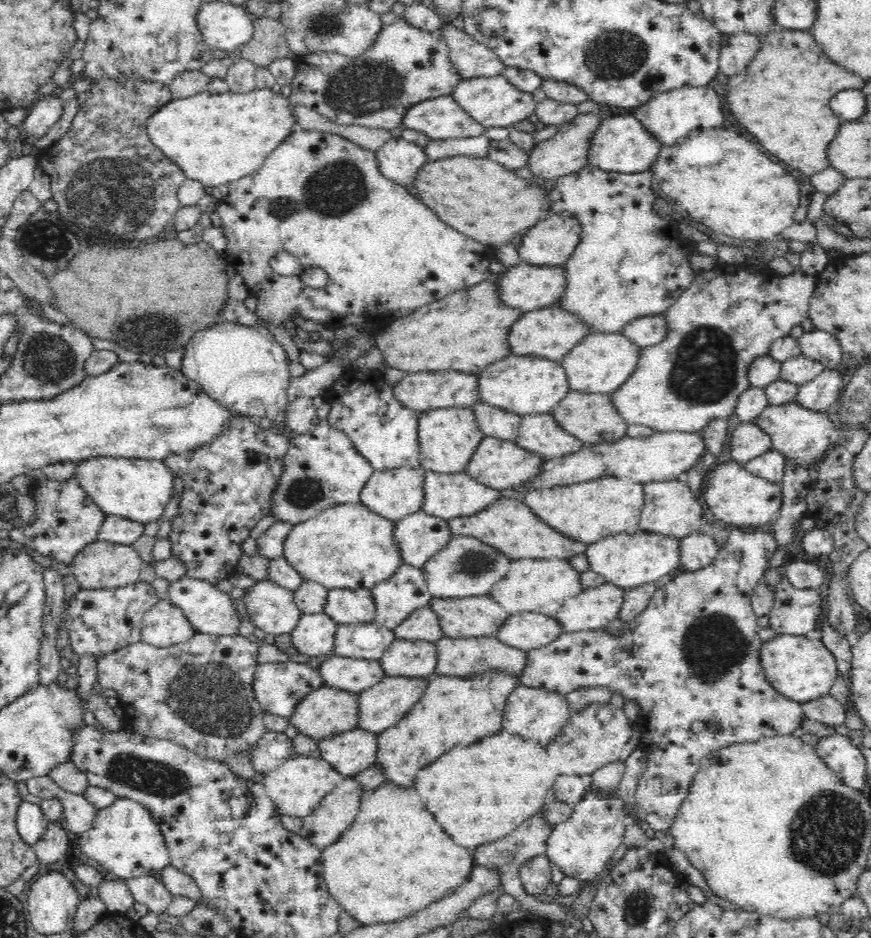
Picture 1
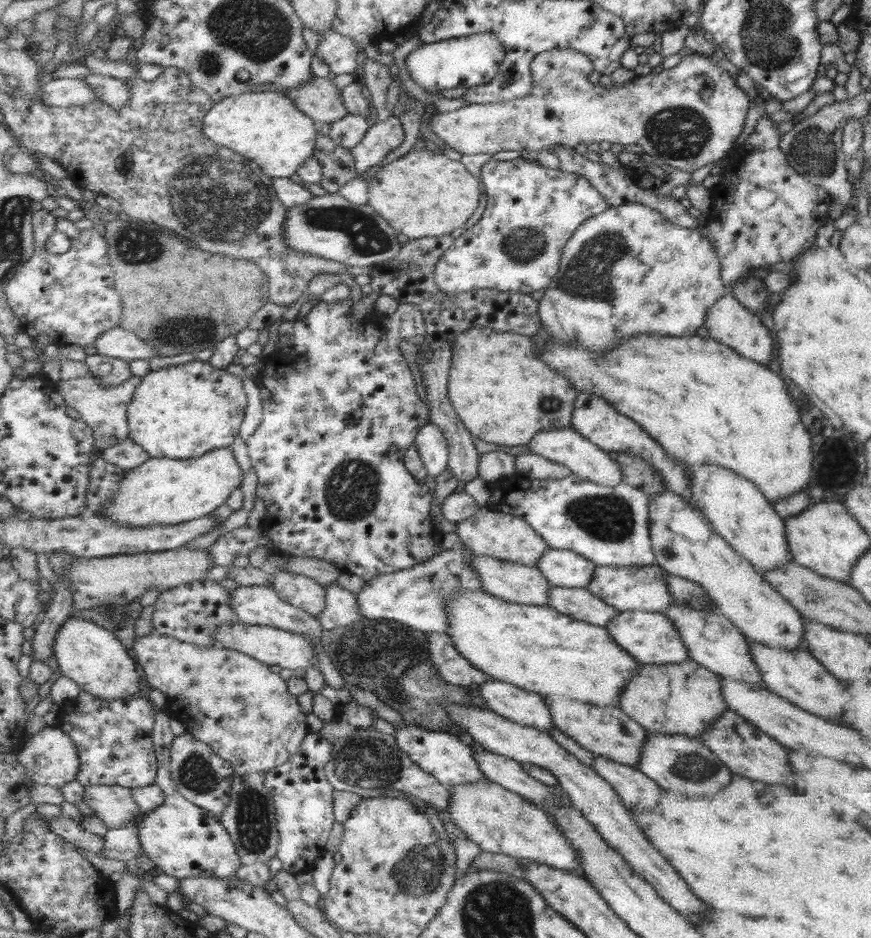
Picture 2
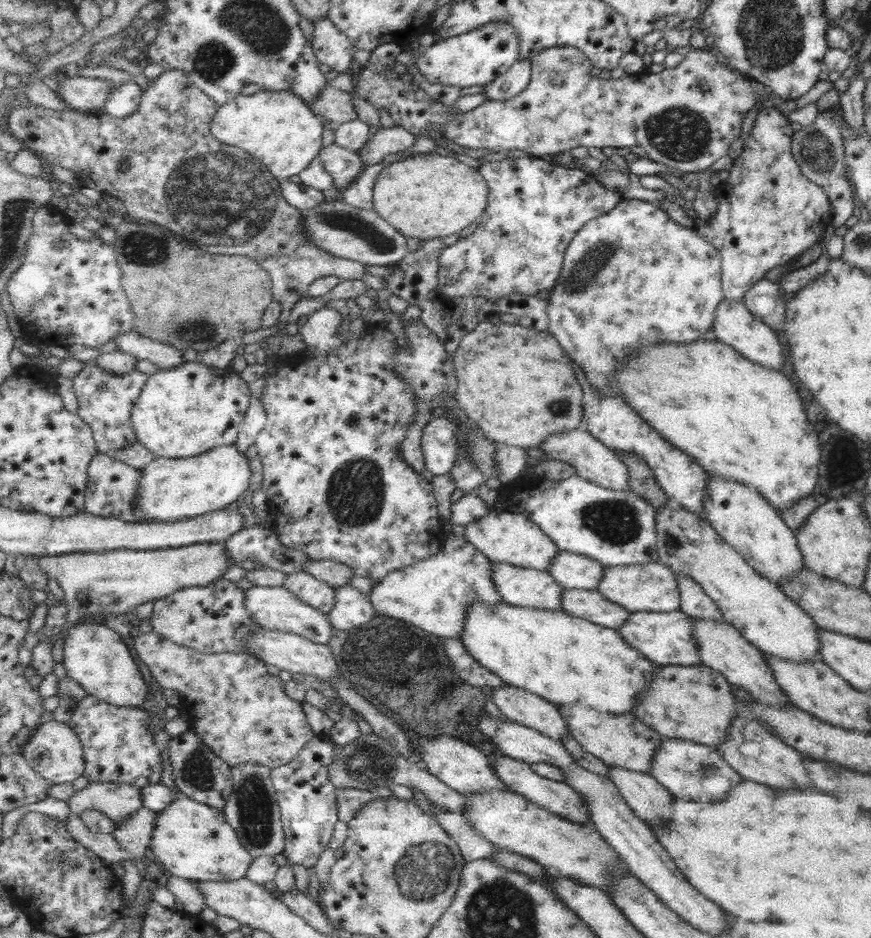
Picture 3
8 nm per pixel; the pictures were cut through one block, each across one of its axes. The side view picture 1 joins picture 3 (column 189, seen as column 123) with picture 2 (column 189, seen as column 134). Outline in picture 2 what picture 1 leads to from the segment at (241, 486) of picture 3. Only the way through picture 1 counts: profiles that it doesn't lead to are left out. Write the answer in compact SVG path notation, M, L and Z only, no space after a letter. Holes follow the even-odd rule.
M231 447L207 452L196 459L151 457L141 466L126 472L119 492L99 515L123 527L189 523L211 515L223 506L231 492L242 488L244 476Z

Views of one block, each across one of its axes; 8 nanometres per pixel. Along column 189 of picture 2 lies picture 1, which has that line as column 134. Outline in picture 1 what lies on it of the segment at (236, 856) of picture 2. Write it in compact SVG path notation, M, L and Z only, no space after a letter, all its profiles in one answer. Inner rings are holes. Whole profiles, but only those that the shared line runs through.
M125 796L116 799L109 807L101 808L94 819L93 827L79 834L77 842L81 854L117 878L138 878L154 875L170 865L170 855L161 828L154 820L152 811L144 804Z

